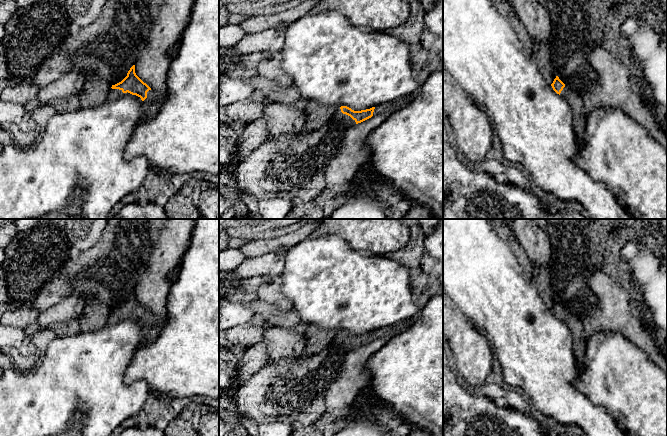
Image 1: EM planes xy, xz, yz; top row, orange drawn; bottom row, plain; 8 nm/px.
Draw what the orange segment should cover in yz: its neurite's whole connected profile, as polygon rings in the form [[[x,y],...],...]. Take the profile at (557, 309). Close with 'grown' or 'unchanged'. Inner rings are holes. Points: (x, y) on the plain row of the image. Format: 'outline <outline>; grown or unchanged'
outline [[[558,300],[551,308],[553,314],[564,322],[569,328],[573,337],[573,351],[579,367],[584,366],[586,355],[587,335],[584,332],[581,320],[566,310]]]; grown

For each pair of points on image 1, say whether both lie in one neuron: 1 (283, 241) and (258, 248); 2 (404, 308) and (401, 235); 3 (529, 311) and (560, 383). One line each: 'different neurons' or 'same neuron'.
1: same neuron
2: different neurons
3: same neuron

